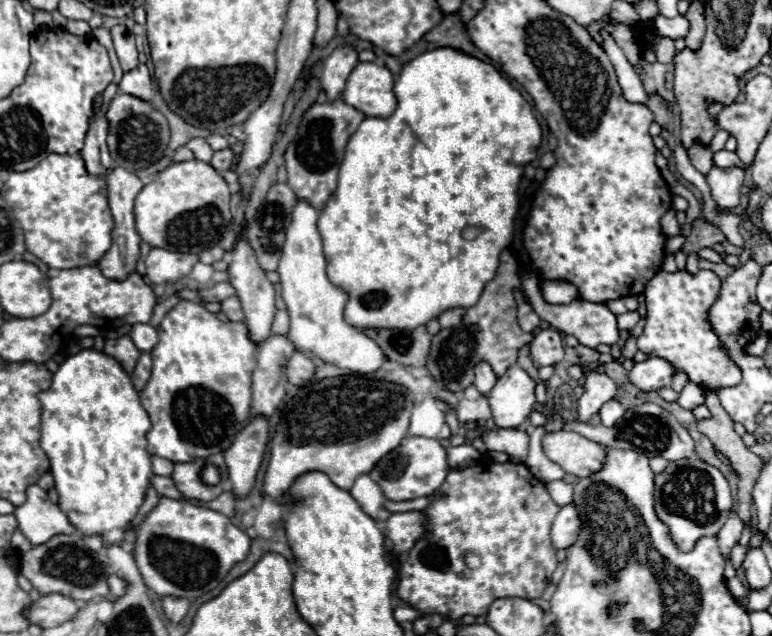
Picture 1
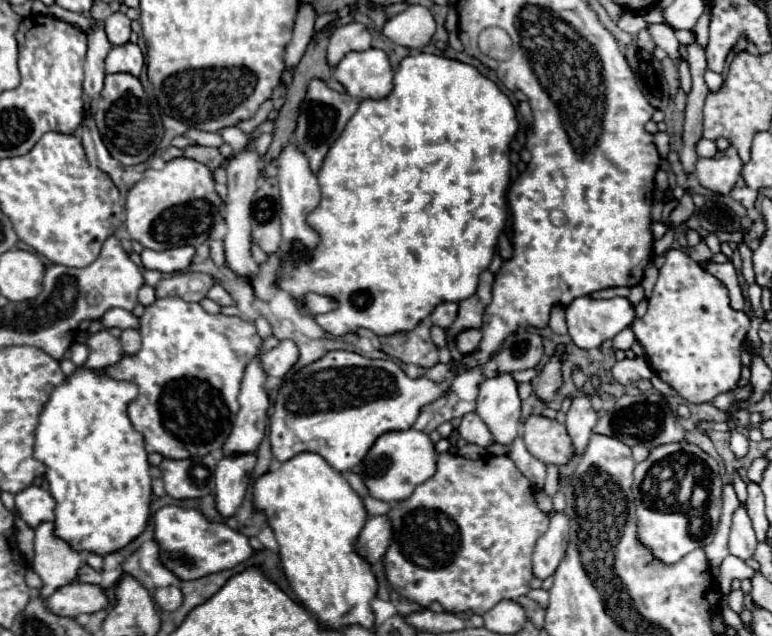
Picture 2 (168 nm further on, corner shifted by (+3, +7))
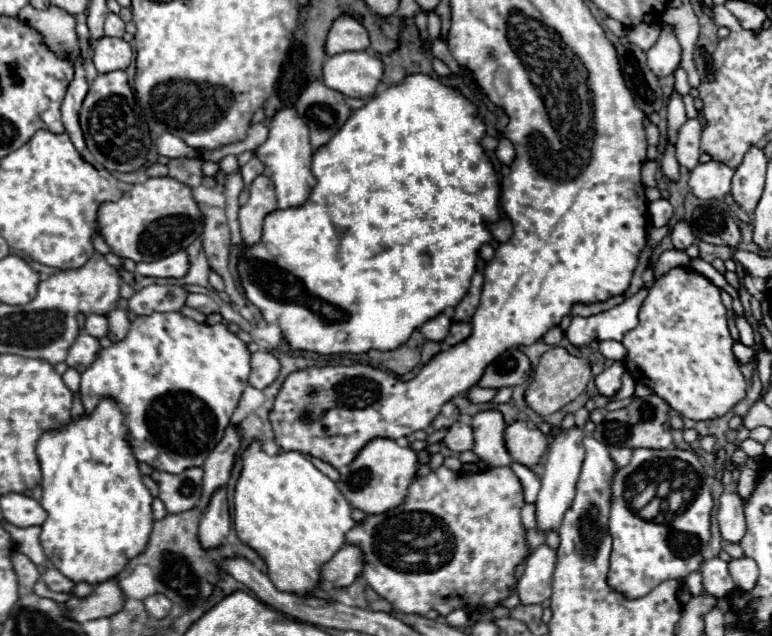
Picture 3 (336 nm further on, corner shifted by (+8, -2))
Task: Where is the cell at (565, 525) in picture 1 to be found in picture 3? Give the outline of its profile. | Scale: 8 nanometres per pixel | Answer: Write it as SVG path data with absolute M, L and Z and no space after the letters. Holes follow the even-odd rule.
M548 544L538 546L526 560L524 574L518 582L518 596L522 604L540 604L552 594L552 574L556 564L556 550Z

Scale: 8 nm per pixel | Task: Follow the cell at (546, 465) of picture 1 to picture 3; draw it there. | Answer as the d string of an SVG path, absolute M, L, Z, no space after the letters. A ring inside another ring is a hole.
M526 504L522 508L522 522L526 528L534 528L536 526L536 506L534 504Z

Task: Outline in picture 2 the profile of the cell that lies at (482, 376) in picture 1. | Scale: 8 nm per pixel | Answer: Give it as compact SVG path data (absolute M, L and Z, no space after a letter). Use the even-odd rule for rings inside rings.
M465 329L465 331L457 333L455 347L461 353L471 353L479 347L479 341L481 341L481 329Z

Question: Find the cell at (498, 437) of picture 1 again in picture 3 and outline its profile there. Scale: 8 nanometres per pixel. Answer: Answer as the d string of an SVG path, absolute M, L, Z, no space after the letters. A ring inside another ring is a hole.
M458 420L450 426L448 434L444 436L444 444L452 450L452 452L466 452L466 450L472 450L474 448L474 432L472 432L472 426Z

